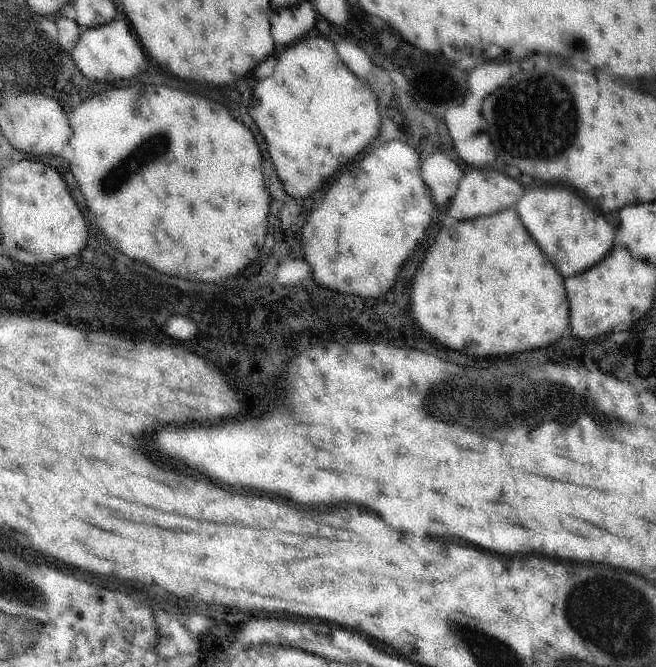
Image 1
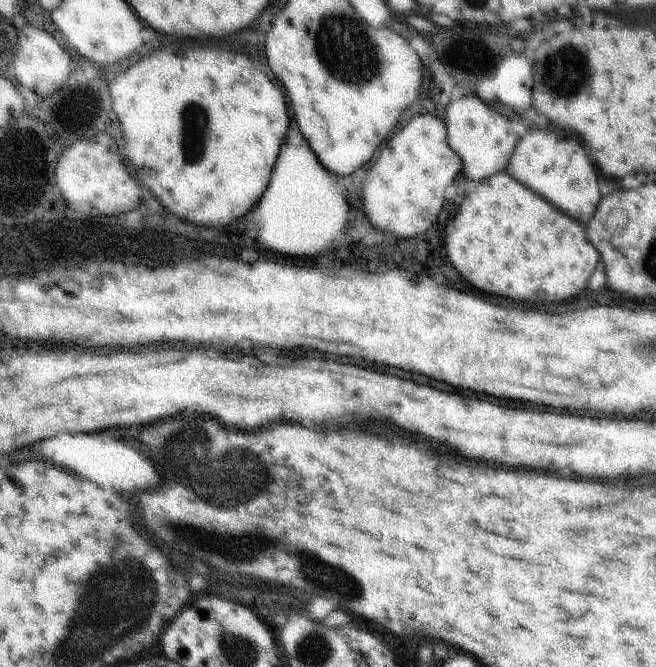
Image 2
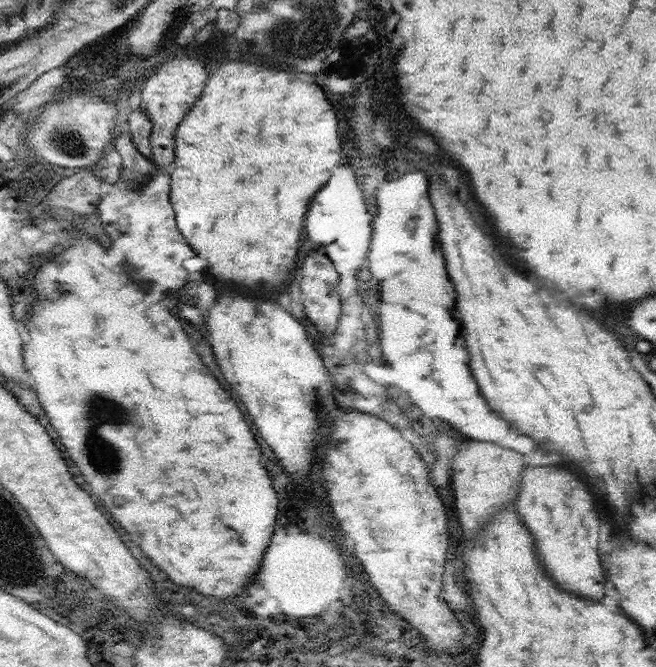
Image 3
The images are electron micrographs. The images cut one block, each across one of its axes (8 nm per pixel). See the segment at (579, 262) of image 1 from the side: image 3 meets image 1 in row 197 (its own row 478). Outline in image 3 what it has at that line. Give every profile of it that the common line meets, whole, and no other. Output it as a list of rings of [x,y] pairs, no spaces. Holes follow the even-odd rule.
[[[525,468],[515,504],[517,516],[533,536],[537,562],[565,592],[585,600],[601,600],[603,570],[597,556],[597,514],[593,496],[577,474],[563,468]]]

